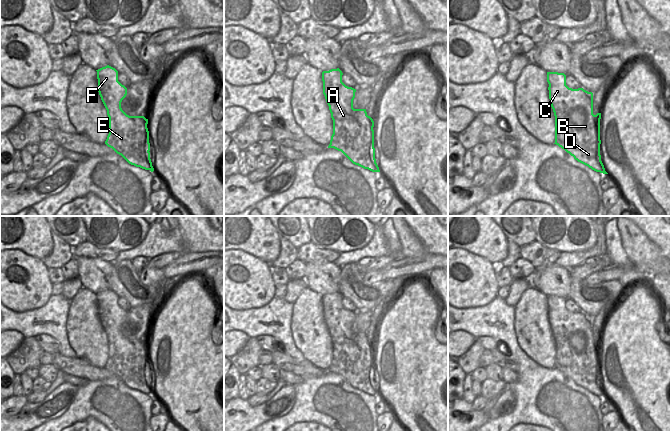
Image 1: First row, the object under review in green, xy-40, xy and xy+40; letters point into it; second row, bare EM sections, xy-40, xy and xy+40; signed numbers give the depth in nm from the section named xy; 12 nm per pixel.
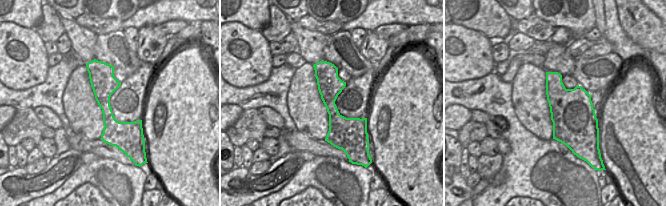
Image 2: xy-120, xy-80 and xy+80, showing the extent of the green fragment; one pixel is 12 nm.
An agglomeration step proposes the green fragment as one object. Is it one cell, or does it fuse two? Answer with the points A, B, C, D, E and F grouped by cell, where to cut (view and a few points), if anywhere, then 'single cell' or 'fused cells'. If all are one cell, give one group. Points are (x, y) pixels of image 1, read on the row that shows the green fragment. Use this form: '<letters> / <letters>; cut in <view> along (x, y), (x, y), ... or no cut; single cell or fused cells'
A B C D E F; no cut; single cell

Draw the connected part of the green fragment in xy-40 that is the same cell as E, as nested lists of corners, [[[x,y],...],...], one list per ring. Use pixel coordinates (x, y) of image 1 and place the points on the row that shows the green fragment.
[[[107,65],[97,71],[98,92],[109,117],[105,144],[129,164],[154,171],[150,159],[148,119],[129,116],[121,108],[127,88],[118,81],[118,71]]]

